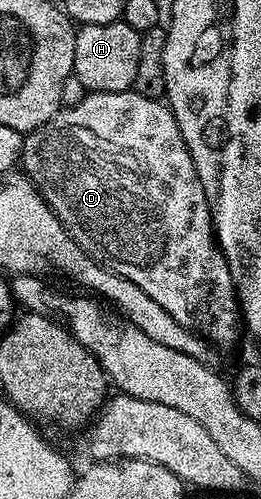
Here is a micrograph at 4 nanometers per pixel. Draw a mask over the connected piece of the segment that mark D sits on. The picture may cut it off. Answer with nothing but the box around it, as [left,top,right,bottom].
[20,91,244,347]

